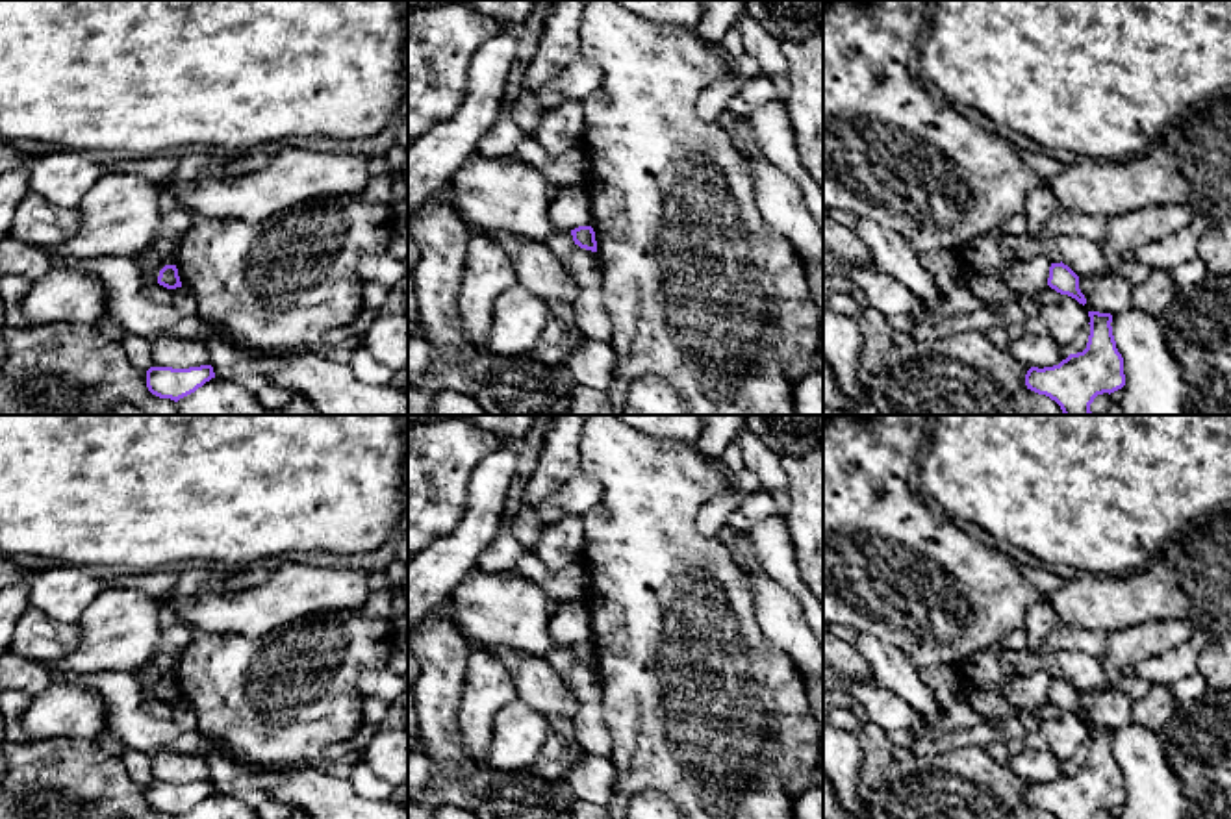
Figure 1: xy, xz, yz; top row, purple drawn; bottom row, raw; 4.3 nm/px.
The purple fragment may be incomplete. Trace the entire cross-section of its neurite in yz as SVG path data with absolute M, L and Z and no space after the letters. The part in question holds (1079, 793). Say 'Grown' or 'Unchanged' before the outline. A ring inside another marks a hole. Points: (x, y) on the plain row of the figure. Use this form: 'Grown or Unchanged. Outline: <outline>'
Unchanged. Outline: M1088 726L1090 750L1086 763L1070 769L1053 782L1031 782L1027 804L1046 810L1057 819L1092 819L1098 810L1114 808L1125 800L1123 773L1112 750L1112 730Z

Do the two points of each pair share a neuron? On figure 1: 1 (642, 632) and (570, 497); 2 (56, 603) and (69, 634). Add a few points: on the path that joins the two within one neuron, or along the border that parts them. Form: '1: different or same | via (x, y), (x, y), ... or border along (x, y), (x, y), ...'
1: different | border along (583, 471), (601, 486), (601, 499), (583, 517)
2: different | border along (30, 604), (54, 619), (76, 623)

